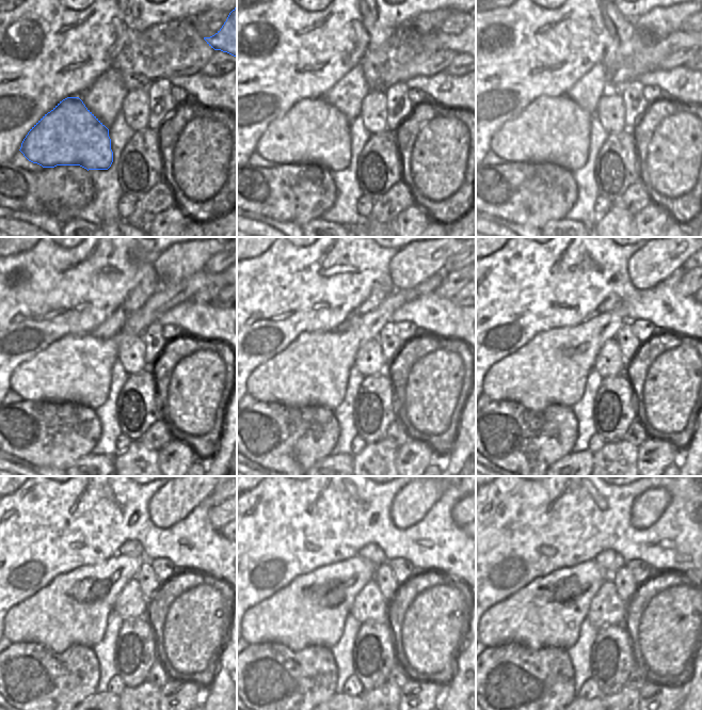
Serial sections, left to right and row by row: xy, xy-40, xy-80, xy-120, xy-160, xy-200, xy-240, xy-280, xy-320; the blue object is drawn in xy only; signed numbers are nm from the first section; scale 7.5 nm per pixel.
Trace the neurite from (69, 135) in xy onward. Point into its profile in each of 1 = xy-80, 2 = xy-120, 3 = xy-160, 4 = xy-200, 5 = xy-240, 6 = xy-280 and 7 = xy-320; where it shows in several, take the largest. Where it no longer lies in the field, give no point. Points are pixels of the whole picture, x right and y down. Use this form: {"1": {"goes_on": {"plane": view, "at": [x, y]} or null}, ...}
{"1": {"goes_on": {"plane": "xy-80", "at": [555, 130]}}, "2": {"goes_on": {"plane": "xy-120", "at": [76, 368]}}, "3": {"goes_on": {"plane": "xy-160", "at": [314, 369]}}, "4": {"goes_on": {"plane": "xy-200", "at": [553, 367]}}, "5": {"goes_on": {"plane": "xy-240", "at": [73, 609]}}, "6": {"goes_on": {"plane": "xy-280", "at": [310, 611]}}, "7": {"goes_on": {"plane": "xy-320", "at": [547, 613]}}}

